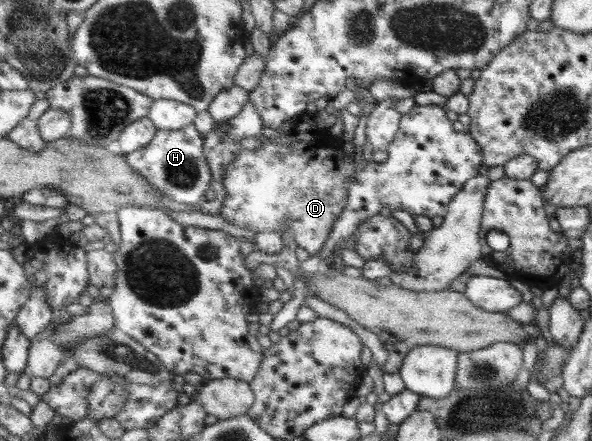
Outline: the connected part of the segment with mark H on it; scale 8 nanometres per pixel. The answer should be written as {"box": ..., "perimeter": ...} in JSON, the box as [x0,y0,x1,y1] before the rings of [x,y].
{"box":[125,124,214,205],"perimeter":[[[189,124],[178,130],[159,129],[148,146],[127,153],[125,159],[152,186],[158,187],[164,196],[176,202],[196,205],[205,198],[206,191],[214,180],[214,173],[204,150],[205,136],[195,124]]]}

